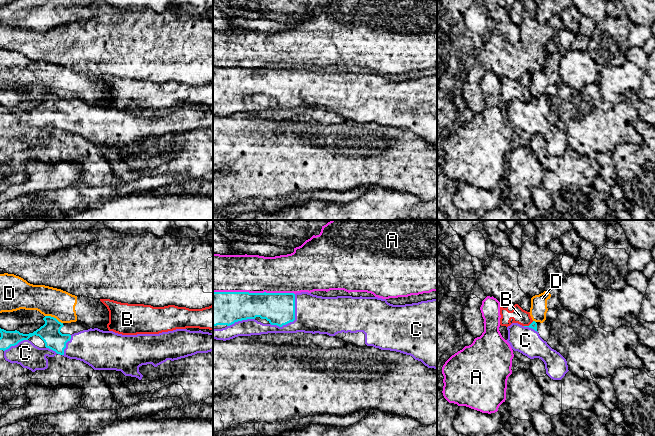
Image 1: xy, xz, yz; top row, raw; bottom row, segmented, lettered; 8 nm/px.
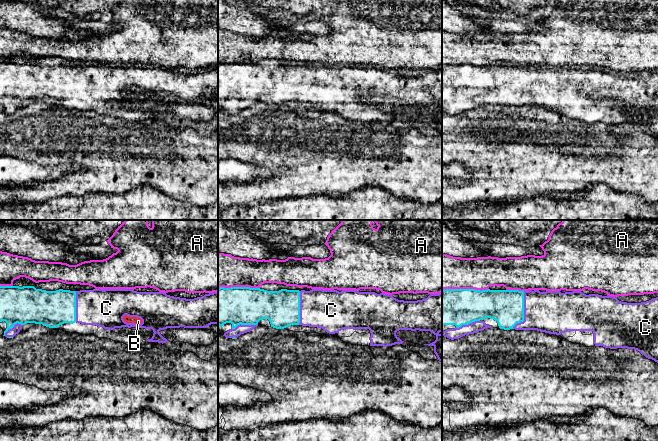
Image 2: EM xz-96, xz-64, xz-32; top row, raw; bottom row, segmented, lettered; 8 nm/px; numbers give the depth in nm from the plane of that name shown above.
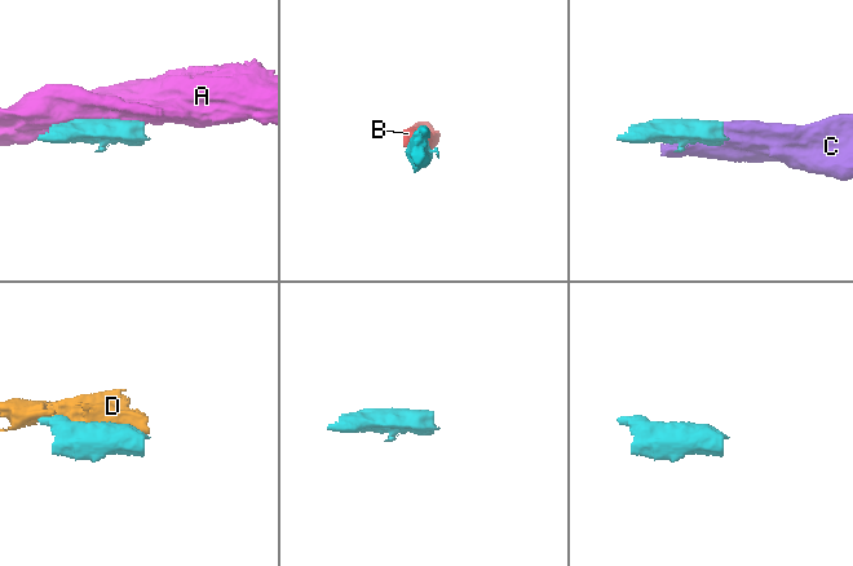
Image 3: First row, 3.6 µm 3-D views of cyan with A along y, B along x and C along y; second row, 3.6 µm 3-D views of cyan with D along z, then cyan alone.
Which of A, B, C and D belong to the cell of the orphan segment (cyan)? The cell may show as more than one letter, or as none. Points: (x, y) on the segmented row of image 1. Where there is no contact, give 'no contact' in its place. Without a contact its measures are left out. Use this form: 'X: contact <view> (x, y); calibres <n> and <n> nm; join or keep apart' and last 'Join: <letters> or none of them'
A: contact xz (254, 293); calibres 260 and 300 nm; keep apart
B: contact yz (529, 325); calibres 60 and 120 nm; keep apart
C: contact xz (294, 318); calibres 260 and 300 nm; join
D: contact xy (53, 317); calibres 160 and 240 nm; keep apart
Join: C

